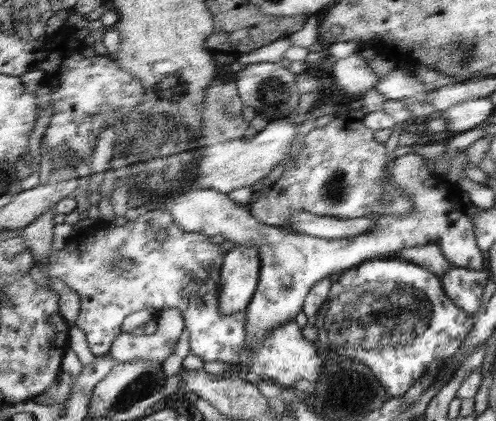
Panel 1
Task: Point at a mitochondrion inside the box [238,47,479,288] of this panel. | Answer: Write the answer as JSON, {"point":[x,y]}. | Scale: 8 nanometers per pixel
{"point":[271,93]}

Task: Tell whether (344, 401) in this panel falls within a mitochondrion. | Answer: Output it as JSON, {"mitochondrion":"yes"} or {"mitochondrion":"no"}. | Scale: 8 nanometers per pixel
{"mitochondrion":"no"}

